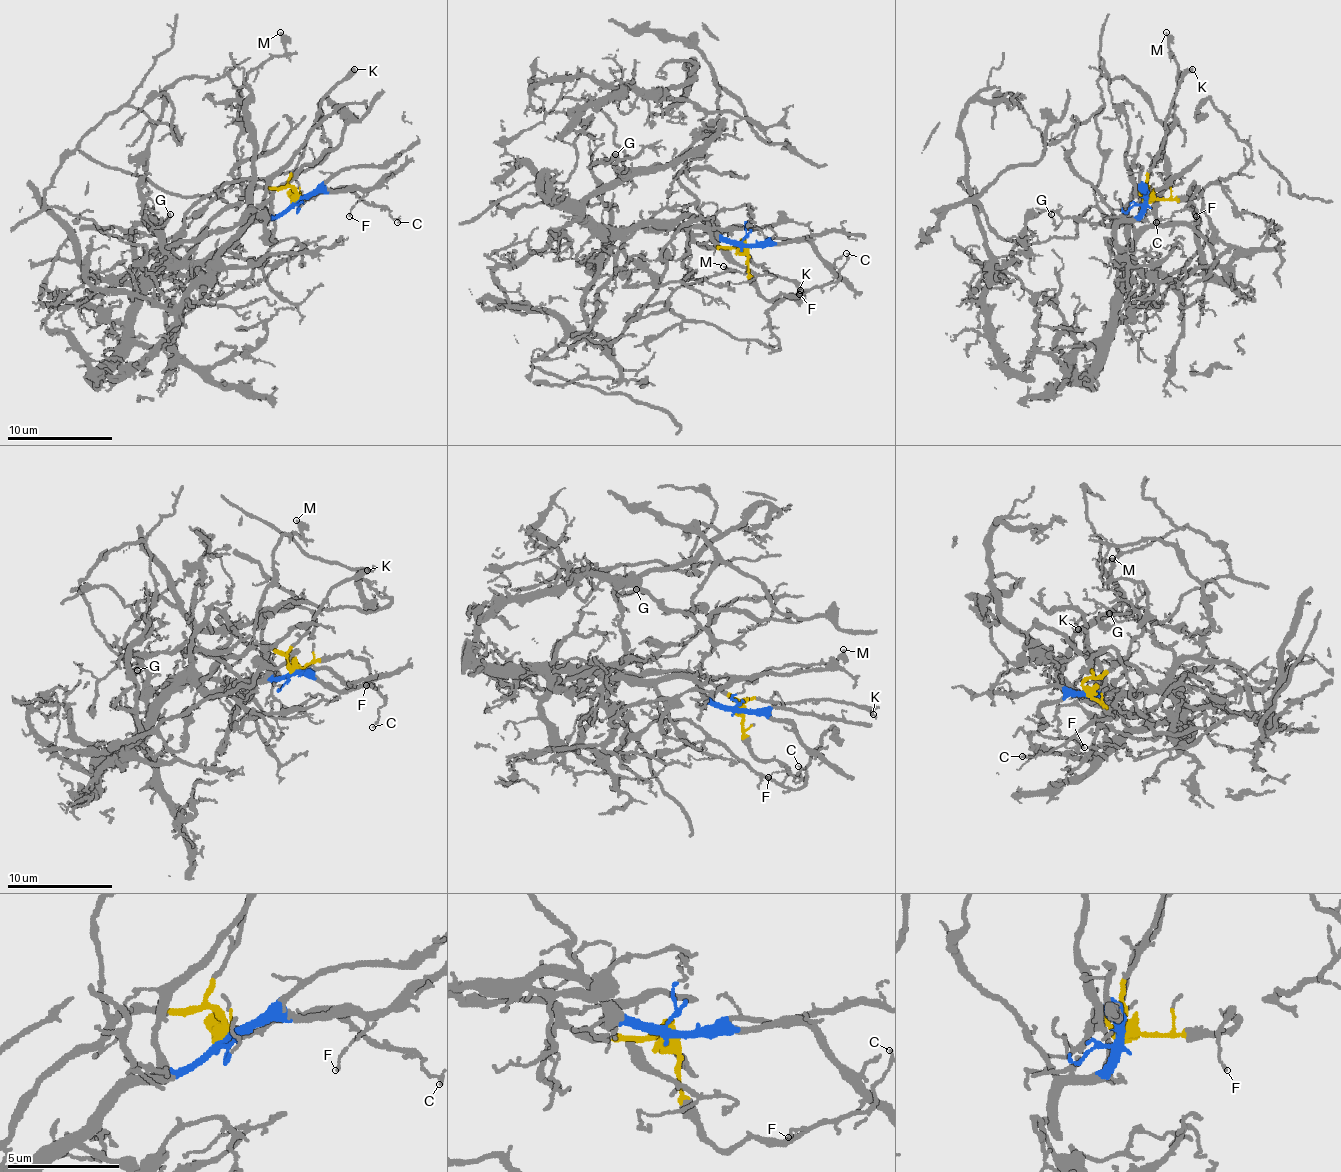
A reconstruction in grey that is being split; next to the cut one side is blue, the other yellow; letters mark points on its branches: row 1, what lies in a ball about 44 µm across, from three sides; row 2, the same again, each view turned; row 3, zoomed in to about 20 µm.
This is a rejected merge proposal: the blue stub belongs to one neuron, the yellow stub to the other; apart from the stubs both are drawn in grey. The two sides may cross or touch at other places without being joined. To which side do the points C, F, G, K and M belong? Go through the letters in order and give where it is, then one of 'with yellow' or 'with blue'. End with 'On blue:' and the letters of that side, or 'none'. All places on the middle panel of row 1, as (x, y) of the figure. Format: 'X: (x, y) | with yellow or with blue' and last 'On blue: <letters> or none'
C: (846, 253) | with yellow
F: (799, 294) | with yellow
G: (615, 154) | with blue
K: (800, 290) | with yellow
M: (723, 266) | with yellow
On blue: G

